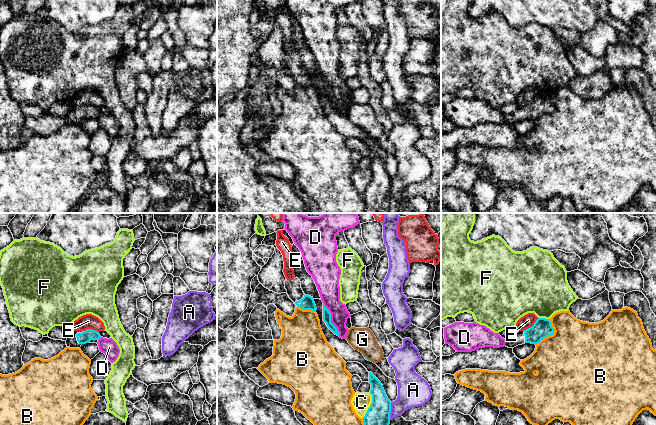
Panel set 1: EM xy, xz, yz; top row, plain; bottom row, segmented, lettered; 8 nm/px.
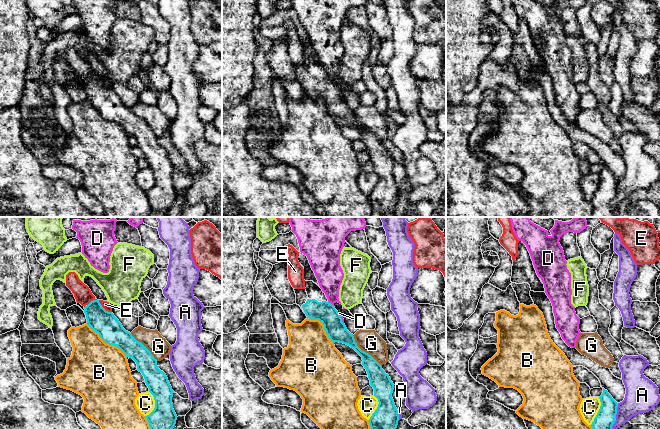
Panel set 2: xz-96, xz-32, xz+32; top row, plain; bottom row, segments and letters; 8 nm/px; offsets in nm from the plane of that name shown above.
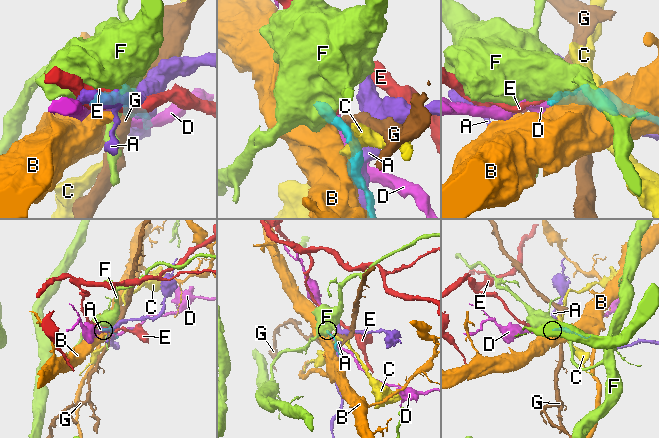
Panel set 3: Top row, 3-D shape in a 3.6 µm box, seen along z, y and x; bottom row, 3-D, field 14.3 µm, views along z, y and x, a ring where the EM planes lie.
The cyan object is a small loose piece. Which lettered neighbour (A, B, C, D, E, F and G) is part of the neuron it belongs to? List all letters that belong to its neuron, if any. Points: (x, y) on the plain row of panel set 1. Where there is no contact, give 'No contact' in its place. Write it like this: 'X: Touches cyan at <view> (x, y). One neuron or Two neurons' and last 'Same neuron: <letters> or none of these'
A: Touches cyan at xz (390, 187). Two neurons
B: Touches cyan at yz (551, 110). Two neurons
C: Touches cyan at xz (370, 182). Two neurons
D: Touches cyan at xz (330, 95). Two neurons
E: Touches cyan at yz (532, 102). Two neurons
F: Touches cyan at yz (544, 94). Two neurons
G: Touches cyan at xz (367, 135). Two neurons
Same neuron: none of these

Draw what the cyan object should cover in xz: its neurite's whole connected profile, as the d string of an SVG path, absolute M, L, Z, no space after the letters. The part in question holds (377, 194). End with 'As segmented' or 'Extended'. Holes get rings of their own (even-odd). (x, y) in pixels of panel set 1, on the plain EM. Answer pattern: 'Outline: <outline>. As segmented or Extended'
Outline: M371 148L369 159L372 179L362 195L366 206L364 213L389 213L391 177L381 158Z. As segmented

